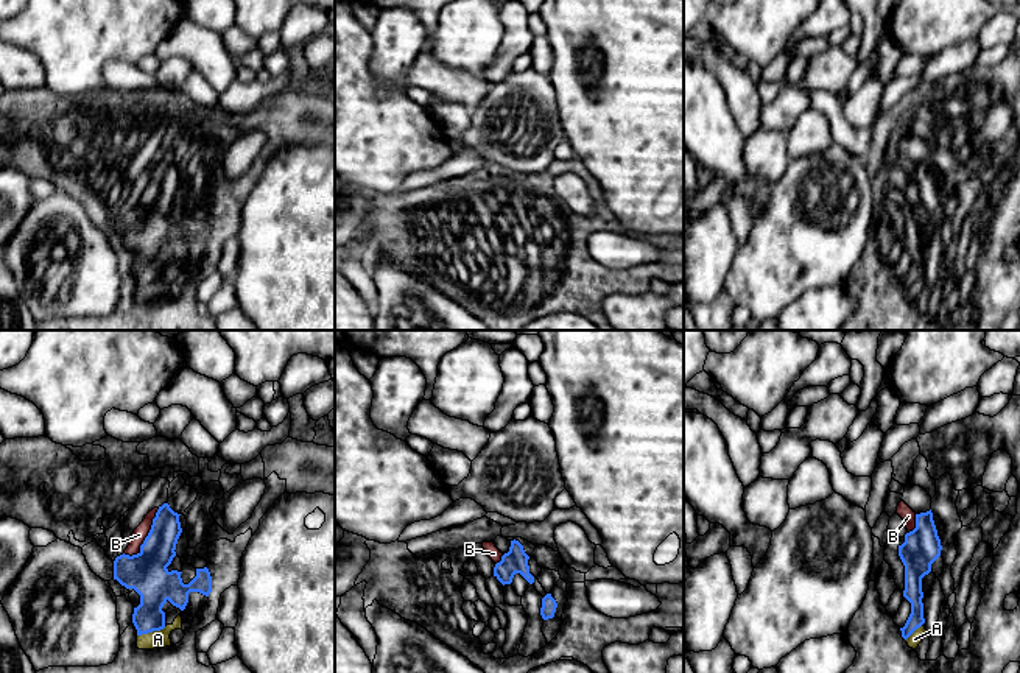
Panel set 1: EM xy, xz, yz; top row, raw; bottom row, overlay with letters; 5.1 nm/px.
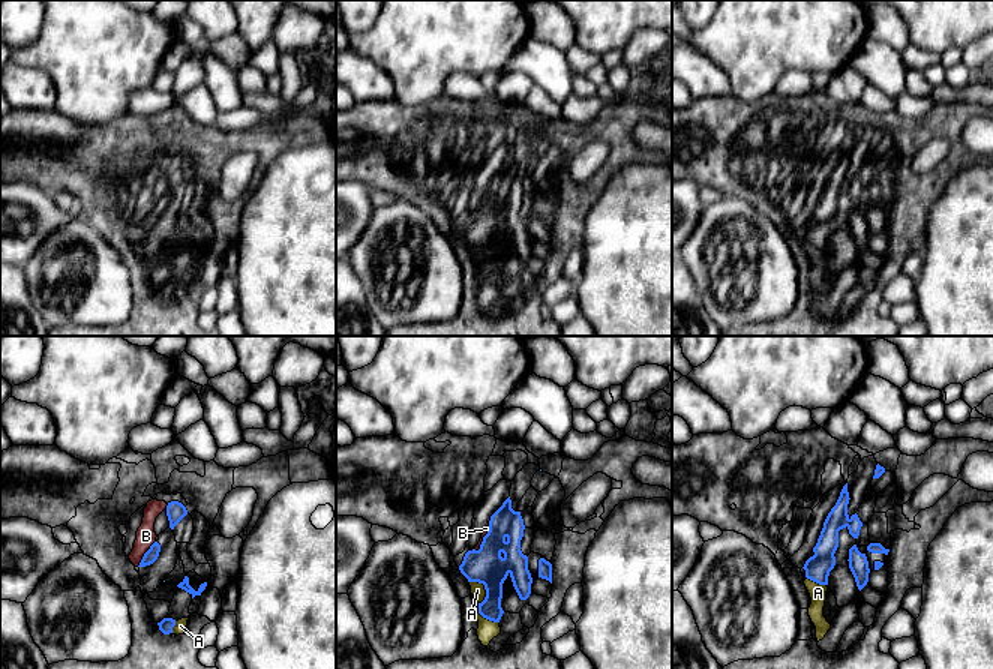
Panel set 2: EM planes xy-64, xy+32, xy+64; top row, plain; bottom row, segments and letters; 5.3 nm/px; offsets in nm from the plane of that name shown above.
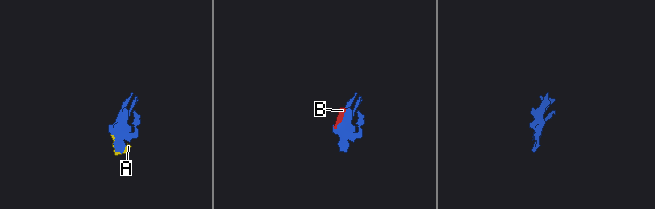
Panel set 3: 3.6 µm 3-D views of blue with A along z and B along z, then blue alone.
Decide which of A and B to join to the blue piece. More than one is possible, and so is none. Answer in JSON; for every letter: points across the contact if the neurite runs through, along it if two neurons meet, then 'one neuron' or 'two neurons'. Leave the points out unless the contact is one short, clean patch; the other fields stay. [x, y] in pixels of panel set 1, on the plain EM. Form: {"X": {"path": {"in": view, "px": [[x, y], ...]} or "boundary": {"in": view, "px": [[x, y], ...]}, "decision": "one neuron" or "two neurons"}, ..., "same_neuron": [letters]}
{"A": {"decision": "one neuron"}, "B": {"decision": "one neuron"}, "same_neuron": ["A", "B"]}

